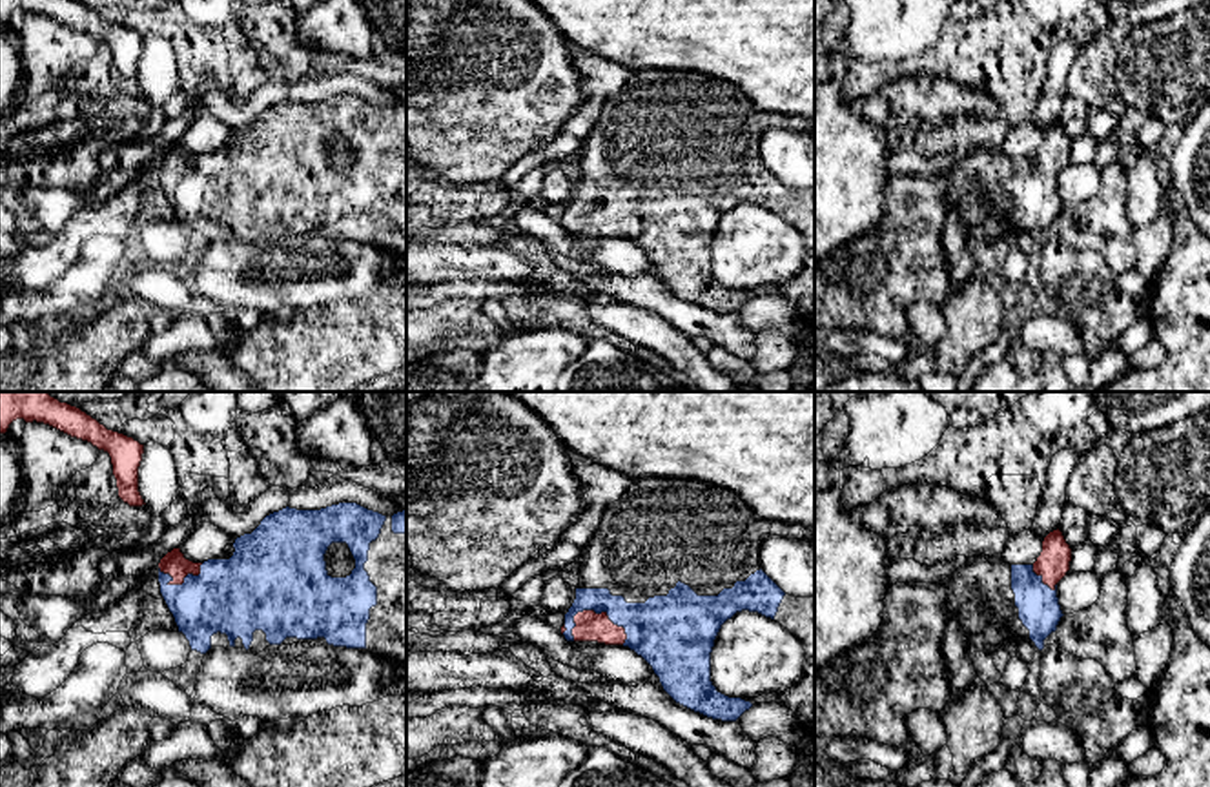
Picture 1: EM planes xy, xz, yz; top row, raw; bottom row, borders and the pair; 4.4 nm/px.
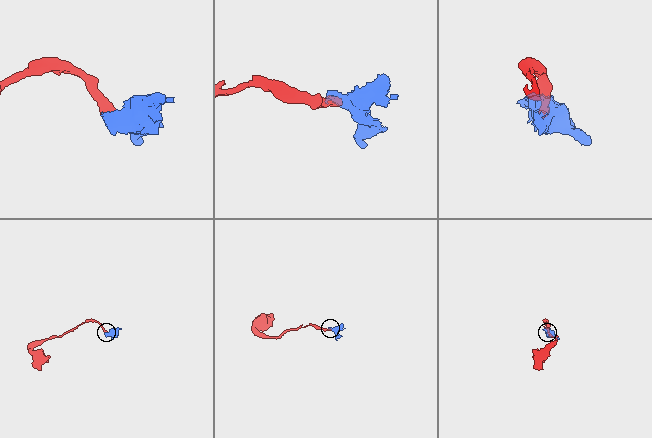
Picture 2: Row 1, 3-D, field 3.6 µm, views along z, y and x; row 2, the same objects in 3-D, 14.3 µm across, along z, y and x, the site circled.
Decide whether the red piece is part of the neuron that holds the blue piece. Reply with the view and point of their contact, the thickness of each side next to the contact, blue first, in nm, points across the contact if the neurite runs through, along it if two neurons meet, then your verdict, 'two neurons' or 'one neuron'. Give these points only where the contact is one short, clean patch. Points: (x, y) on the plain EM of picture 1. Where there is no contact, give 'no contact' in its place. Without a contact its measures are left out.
meets blue in xz at (607, 206); 280 nm thick on the blue side, 130 nm on the other; border along xz (573, 208), (584, 203), (604, 204), (624, 221), (625, 234); two neurons

